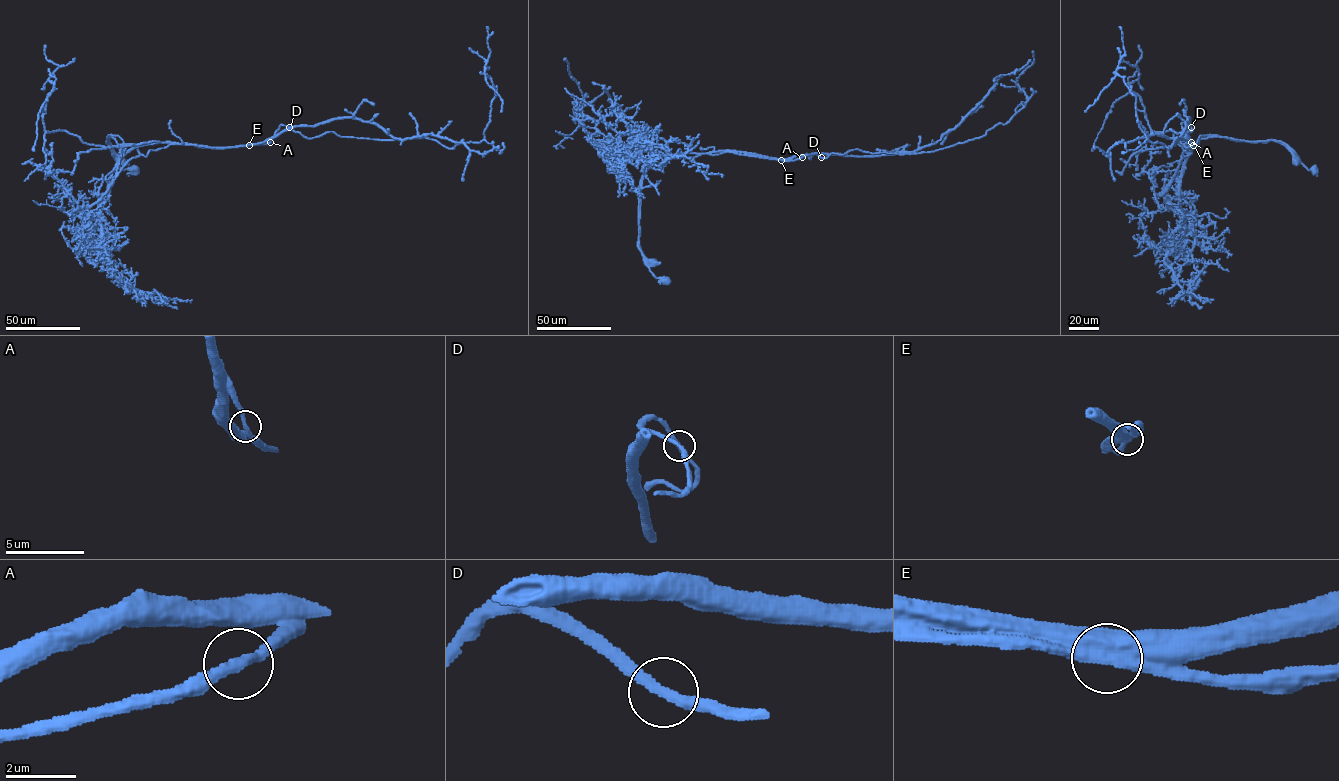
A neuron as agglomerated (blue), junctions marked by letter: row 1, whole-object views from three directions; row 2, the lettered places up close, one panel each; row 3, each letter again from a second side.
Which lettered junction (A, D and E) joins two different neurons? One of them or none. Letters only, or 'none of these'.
E

